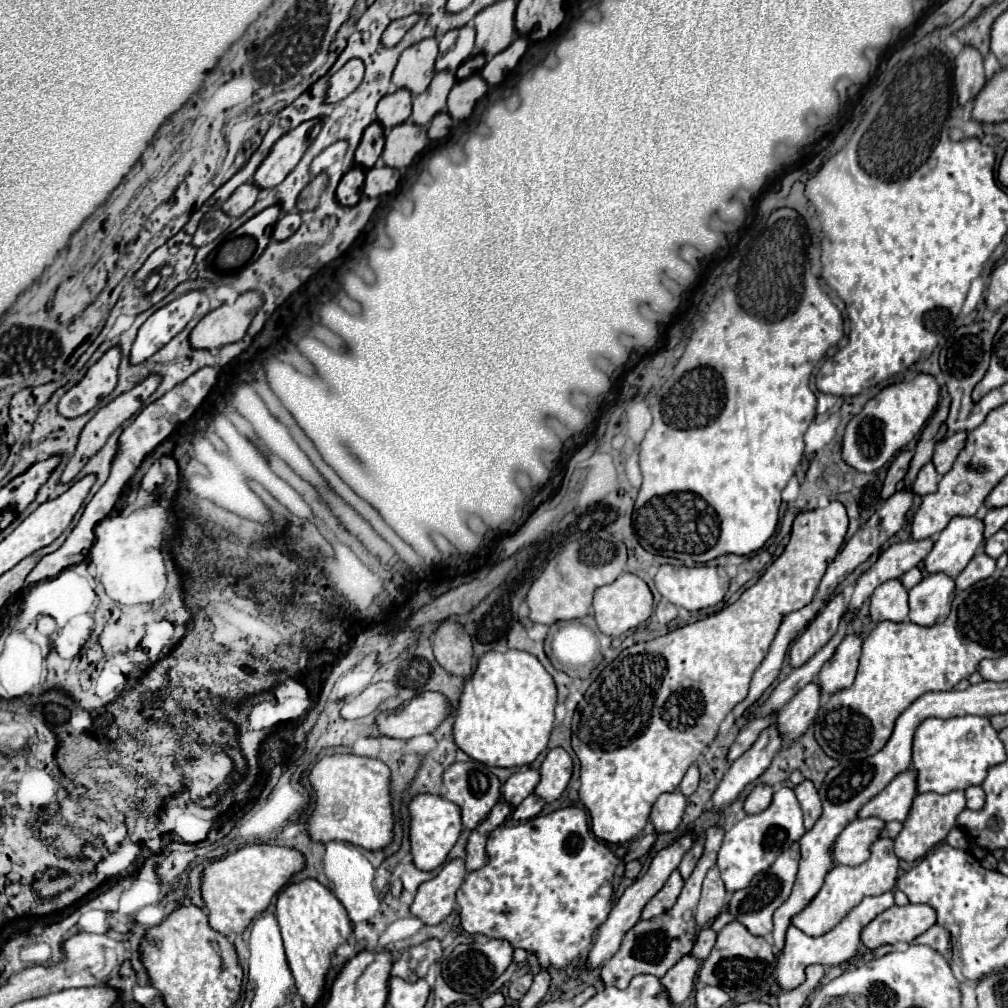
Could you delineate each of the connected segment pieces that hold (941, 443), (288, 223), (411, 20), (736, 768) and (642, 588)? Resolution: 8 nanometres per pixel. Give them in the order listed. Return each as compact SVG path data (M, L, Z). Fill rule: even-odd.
M954 432L952 436L946 436L936 442L932 464L936 466L938 474L946 474L952 468L952 462L956 460L958 452L962 450L966 440L966 432Z
M286 212L286 214L280 216L280 220L276 222L274 238L276 238L276 240L286 240L288 236L292 236L292 234L298 230L300 222L302 222L300 212Z
M410 14L410 16L406 16L406 18L394 20L394 22L386 28L386 32L382 34L382 44L384 44L384 46L396 46L396 44L402 40L402 36L404 36L416 22L418 22L418 14Z
M770 724L760 732L758 740L750 746L750 750L746 750L724 774L722 782L718 784L712 796L714 810L720 810L722 806L730 804L734 798L740 796L746 784L754 782L760 774L764 774L780 748L782 734L778 732L778 724Z
M620 574L612 584L606 584L594 592L594 618L598 628L606 636L620 636L630 628L636 628L652 614L652 592L648 584L636 574Z

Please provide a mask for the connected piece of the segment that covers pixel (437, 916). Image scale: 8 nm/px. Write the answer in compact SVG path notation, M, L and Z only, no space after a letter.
M450 860L436 878L420 884L418 894L410 906L412 914L424 924L440 924L454 908L456 890L464 882L464 860Z

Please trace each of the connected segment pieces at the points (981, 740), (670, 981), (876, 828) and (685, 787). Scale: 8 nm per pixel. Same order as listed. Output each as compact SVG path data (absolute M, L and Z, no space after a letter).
M960 716L960 718L926 718L916 734L914 734L914 752L912 752L912 768L918 772L916 790L918 792L938 792L948 794L952 790L966 790L968 786L978 786L986 778L990 766L1006 760L1006 750L996 730L990 726L984 716Z
M684 956L666 972L664 978L660 978L660 984L666 990L670 1004L682 1004L690 996L690 992L694 990L696 974L698 962L692 956Z
M880 818L852 820L832 844L832 860L836 864L858 866L870 856L870 846L878 840L884 822Z
M692 764L692 766L688 768L688 772L686 772L686 776L684 776L682 782L680 782L680 792L682 792L684 796L690 796L690 794L696 790L698 780L700 780L700 770L698 770L696 764Z

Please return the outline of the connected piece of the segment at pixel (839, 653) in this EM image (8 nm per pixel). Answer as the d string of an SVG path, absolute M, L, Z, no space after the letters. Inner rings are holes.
M848 632L844 636L834 656L822 666L818 674L822 692L832 694L836 690L848 688L854 682L858 660L860 660L860 650L862 650L862 640L864 640L864 634L856 634L856 632Z

